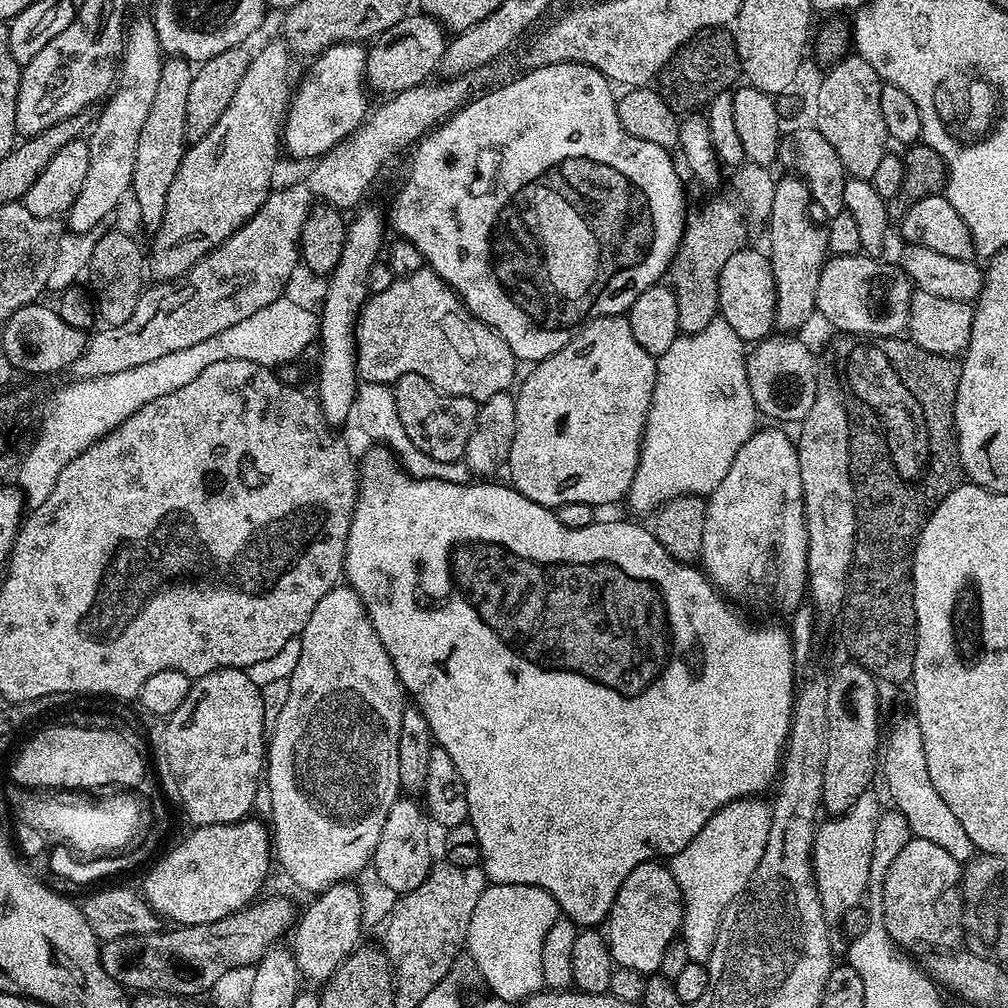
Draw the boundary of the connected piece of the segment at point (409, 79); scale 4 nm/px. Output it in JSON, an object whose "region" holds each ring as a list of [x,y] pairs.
{"region":[[[423,14],[403,16],[397,24],[390,26],[367,49],[368,71],[366,84],[369,89],[395,94],[402,90],[410,90],[414,86],[425,83],[431,72],[435,73],[440,67],[440,59],[446,50],[449,37],[446,29],[439,20]]]}

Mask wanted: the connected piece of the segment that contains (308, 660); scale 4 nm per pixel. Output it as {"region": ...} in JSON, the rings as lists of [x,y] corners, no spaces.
{"region":[[[337,586],[332,588],[326,594],[326,598],[322,598],[322,602],[318,602],[318,606],[314,606],[314,614],[310,614],[310,622],[306,622],[306,626],[301,630],[298,639],[302,642],[302,655],[298,658],[298,666],[294,666],[294,674],[290,677],[290,698],[286,698],[286,706],[282,706],[282,714],[278,714],[278,722],[274,722],[274,726],[270,729],[270,735],[266,740],[266,792],[268,788],[268,804],[272,807],[272,820],[270,819],[270,832],[274,837],[274,860],[277,865],[284,867],[284,872],[297,884],[300,888],[305,888],[311,894],[319,894],[325,892],[330,886],[335,884],[343,884],[356,878],[360,871],[370,864],[374,850],[378,846],[378,838],[382,834],[382,826],[386,826],[386,818],[390,814],[390,806],[394,806],[394,802],[401,799],[402,791],[398,774],[398,744],[399,744],[399,726],[402,722],[402,716],[406,707],[406,693],[400,686],[400,679],[392,665],[390,654],[386,654],[386,646],[382,646],[382,638],[378,638],[378,634],[374,630],[374,626],[368,617],[368,611],[364,609],[364,604],[360,600],[360,596],[354,589],[347,586]]]}

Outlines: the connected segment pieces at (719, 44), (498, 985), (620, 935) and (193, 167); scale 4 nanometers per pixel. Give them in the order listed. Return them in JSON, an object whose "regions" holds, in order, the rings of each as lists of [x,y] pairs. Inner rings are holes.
{"regions":[[[[724,26],[705,28],[687,40],[668,61],[667,68],[658,78],[658,91],[663,100],[667,101],[669,109],[677,109],[680,114],[686,114],[725,95],[737,83],[736,76],[738,80],[740,75],[735,35]]],[[[489,883],[482,898],[478,898],[478,906],[470,914],[470,926],[466,941],[466,952],[472,955],[476,968],[482,979],[488,983],[488,988],[497,1001],[513,1000],[519,1002],[527,996],[544,988],[542,978],[542,938],[546,938],[546,930],[554,924],[561,915],[559,906],[546,889],[536,884],[494,884]]],[[[649,862],[630,870],[630,878],[622,882],[606,921],[606,939],[613,961],[621,968],[643,974],[661,971],[660,963],[672,939],[681,935],[684,923],[684,899],[678,890],[673,869],[663,868],[660,864],[663,863]]],[[[277,38],[272,40],[260,53],[253,55],[246,66],[246,74],[242,78],[242,82],[238,82],[238,90],[234,90],[234,98],[230,98],[230,106],[226,106],[226,114],[222,114],[222,118],[218,118],[218,122],[214,122],[214,126],[210,129],[210,134],[206,134],[206,138],[195,141],[185,151],[182,158],[182,166],[178,166],[178,174],[174,178],[174,182],[170,182],[170,194],[166,196],[166,210],[159,228],[155,229],[152,240],[152,256],[150,252],[150,272],[156,275],[157,281],[175,280],[177,276],[181,276],[184,272],[190,271],[207,252],[212,252],[218,247],[223,240],[230,238],[230,234],[234,234],[241,226],[248,221],[266,202],[269,192],[273,191],[272,175],[276,172],[276,159],[282,156],[282,129],[284,126],[284,118],[288,111],[290,103],[290,88],[288,92],[288,56],[290,57],[290,49],[283,39]]]]}

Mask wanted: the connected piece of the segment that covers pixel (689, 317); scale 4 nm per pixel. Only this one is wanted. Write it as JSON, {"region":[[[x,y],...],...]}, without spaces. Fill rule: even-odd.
{"region":[[[745,162],[731,173],[732,192],[709,195],[712,197],[697,212],[687,213],[680,245],[666,273],[674,298],[678,300],[678,326],[682,330],[697,332],[717,319],[718,313],[710,310],[710,302],[718,300],[720,271],[730,254],[738,254],[738,250],[749,243],[748,231],[755,224],[763,225],[772,212],[777,182],[772,174],[767,168]],[[688,292],[692,301],[686,300]]]}

